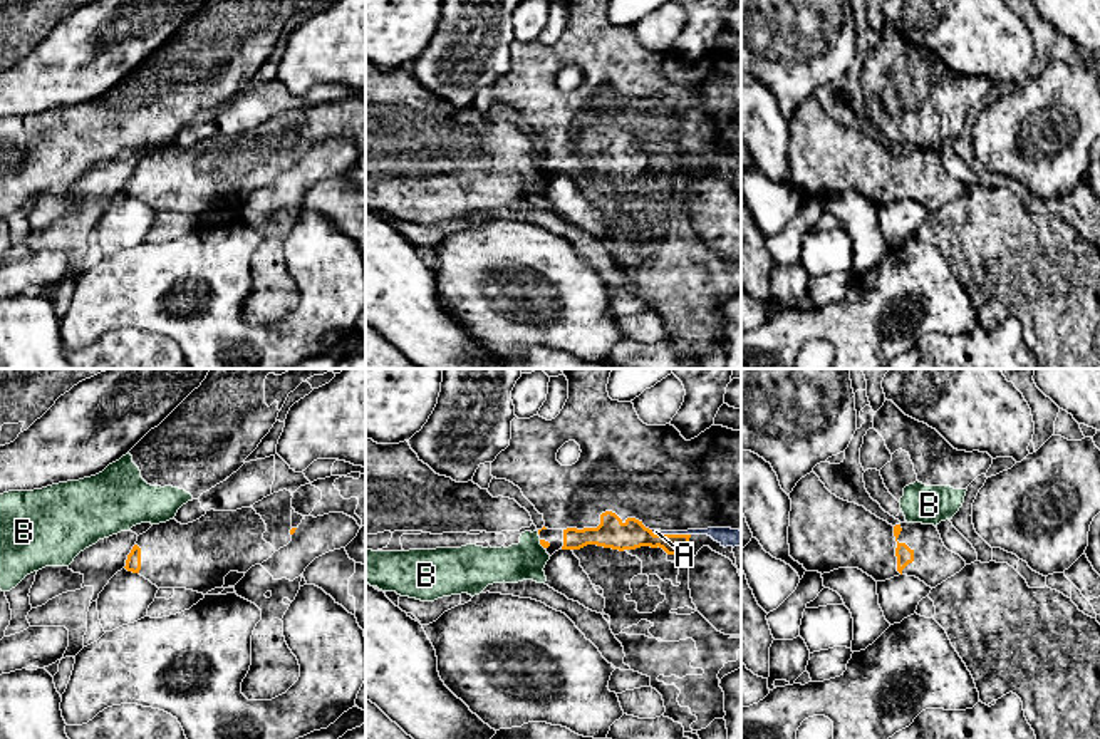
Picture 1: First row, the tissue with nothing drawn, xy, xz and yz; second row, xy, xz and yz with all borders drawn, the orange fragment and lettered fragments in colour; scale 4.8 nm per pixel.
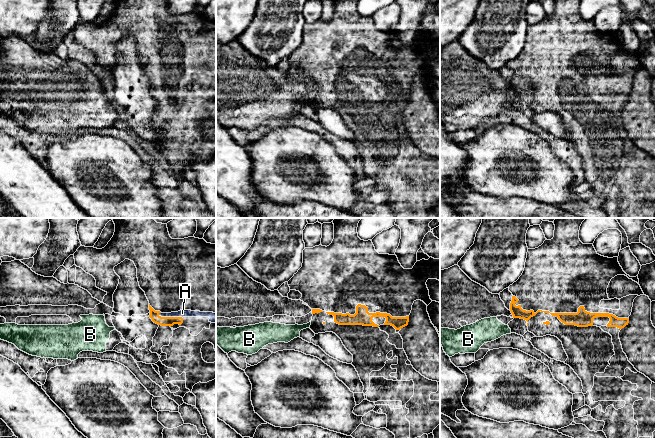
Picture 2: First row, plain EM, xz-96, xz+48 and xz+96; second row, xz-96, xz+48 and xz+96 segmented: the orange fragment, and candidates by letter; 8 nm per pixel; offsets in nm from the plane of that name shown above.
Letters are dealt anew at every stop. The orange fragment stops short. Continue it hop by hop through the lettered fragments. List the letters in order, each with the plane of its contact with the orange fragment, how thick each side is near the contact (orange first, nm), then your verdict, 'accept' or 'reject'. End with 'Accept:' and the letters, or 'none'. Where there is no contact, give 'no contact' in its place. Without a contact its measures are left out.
A: meets orange in xz; 140 nm thick on the orange side, 80 nm on the other; accept
B: meets orange in xz; 40 nm thick on the orange side, 180 nm on the other; reject
Accept: A

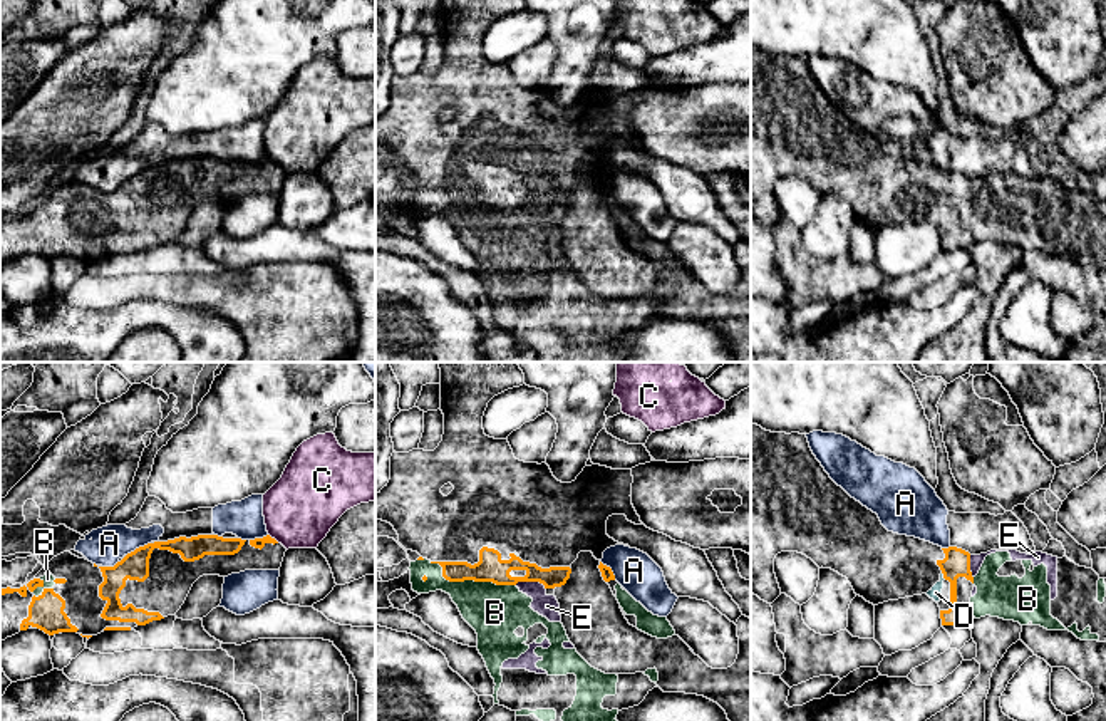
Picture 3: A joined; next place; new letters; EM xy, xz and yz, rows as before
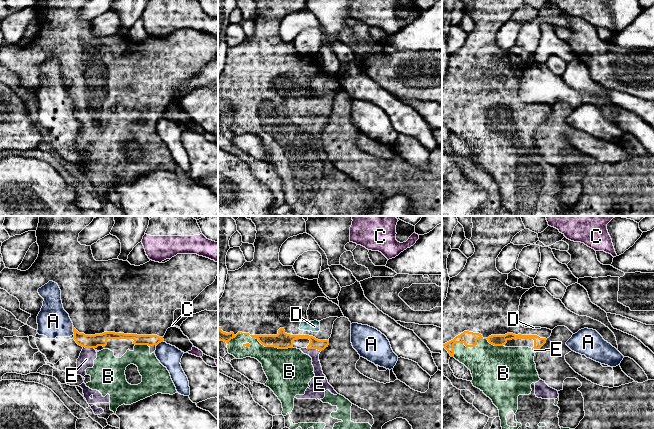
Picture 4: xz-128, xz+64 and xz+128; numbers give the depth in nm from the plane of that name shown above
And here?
A: meets orange in xy; 140 nm thick on the orange side, 170 nm on the other; reject
B: meets orange in xz; 130 nm thick on the orange side, 260 nm on the other; accept
C: meets orange in xy; 50 nm thick on the orange side, 340 nm on the other; reject
D: meets orange in yz; 130 nm thick on the orange side, 60 nm on the other; accept
E: meets orange in xz; 130 nm thick on the orange side, 110 nm on the other; accept
Accept: B, D, E

